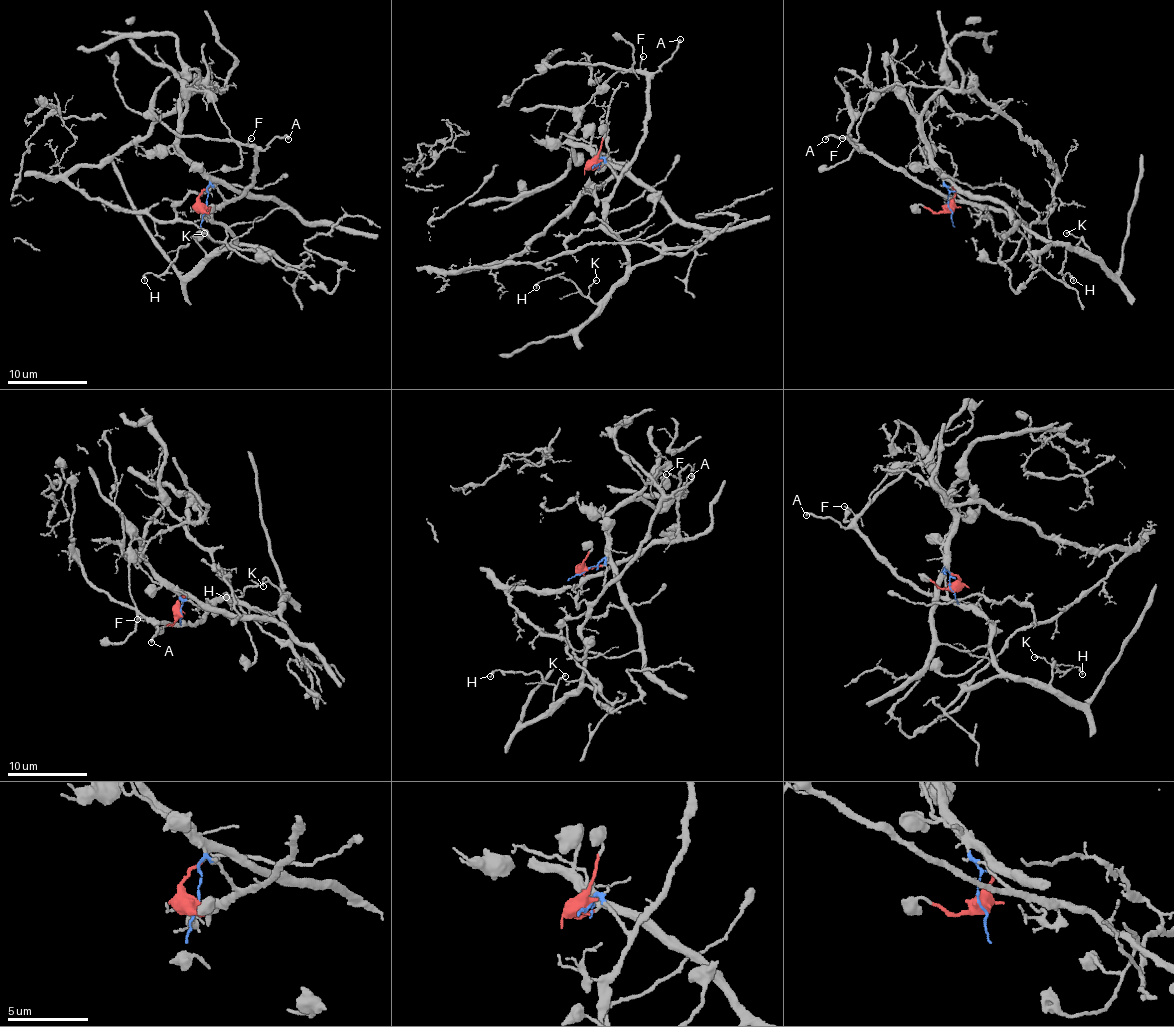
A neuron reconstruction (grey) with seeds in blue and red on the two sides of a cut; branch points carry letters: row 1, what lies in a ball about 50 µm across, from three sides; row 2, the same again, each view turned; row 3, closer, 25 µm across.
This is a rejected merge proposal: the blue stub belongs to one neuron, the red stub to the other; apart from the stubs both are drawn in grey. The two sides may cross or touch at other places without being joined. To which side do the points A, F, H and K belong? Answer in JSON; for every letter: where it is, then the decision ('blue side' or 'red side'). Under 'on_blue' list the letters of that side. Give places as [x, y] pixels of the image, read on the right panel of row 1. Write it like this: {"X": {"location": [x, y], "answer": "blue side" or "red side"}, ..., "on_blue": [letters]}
{"A": {"location": [825, 139], "answer": "blue side"}, "F": {"location": [842, 138], "answer": "blue side"}, "H": {"location": [1073, 280], "answer": "blue side"}, "K": {"location": [1066, 233], "answer": "blue side"}, "on_blue": ["A", "F", "H", "K"]}

